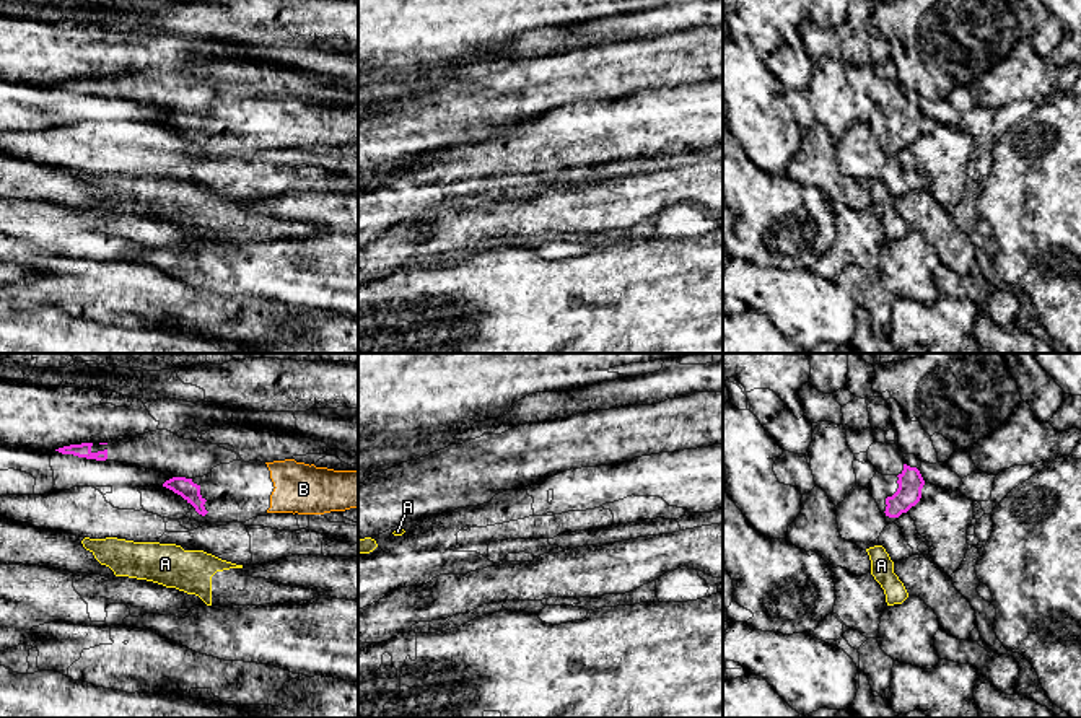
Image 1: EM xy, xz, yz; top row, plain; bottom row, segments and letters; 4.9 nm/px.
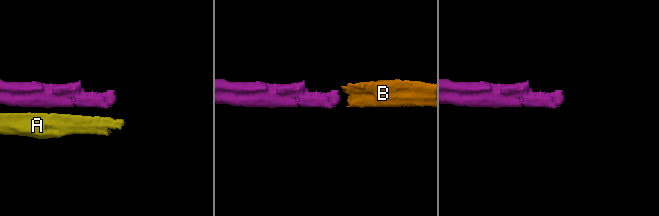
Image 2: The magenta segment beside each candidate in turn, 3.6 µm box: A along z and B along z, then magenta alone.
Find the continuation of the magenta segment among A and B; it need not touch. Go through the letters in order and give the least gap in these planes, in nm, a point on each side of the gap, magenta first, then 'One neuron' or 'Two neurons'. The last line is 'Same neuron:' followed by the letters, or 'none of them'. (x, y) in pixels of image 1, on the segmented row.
A: Distance 150 nm. Across: yz (889, 516), (881, 546). Two neurons
B: Distance 300 nm. Across: xy (207, 512), (267, 512). One neuron
Same neuron: B

